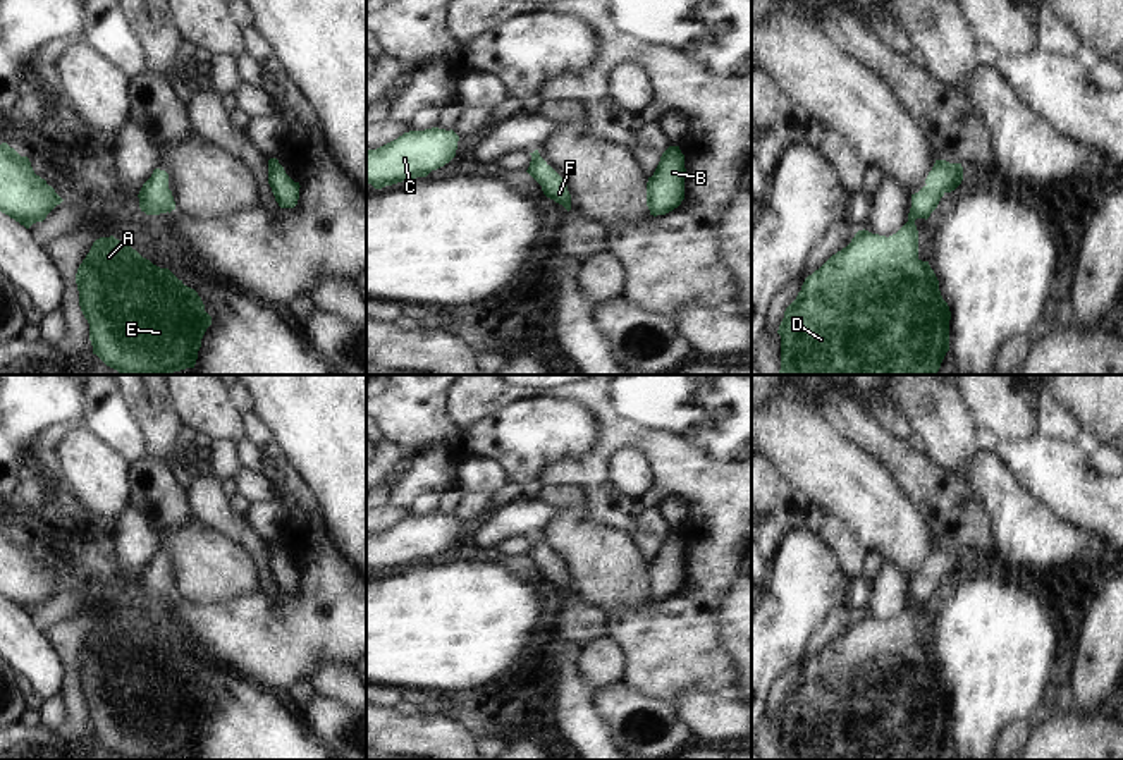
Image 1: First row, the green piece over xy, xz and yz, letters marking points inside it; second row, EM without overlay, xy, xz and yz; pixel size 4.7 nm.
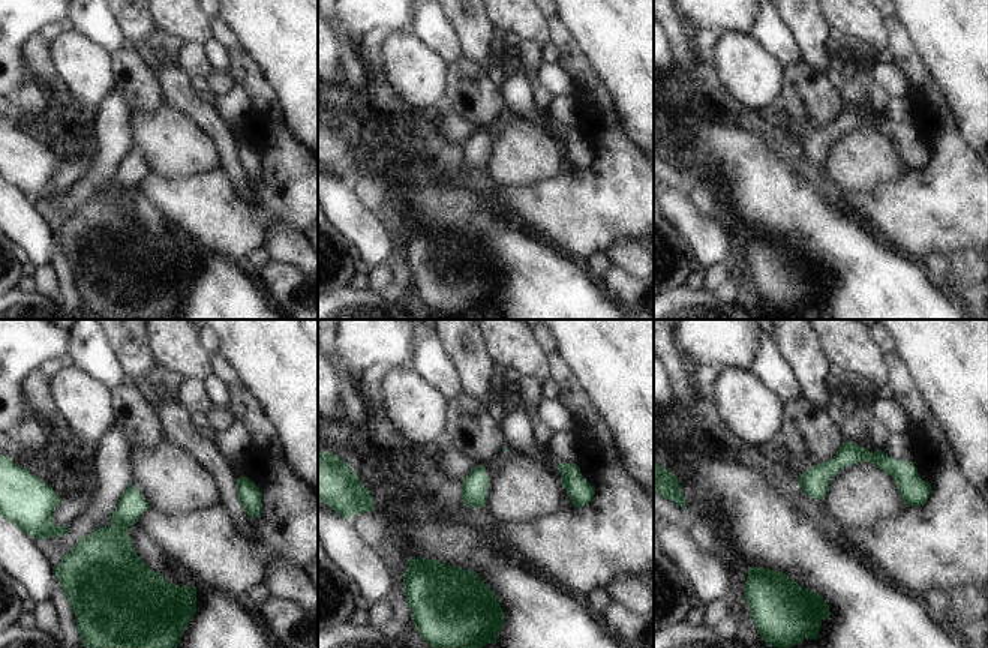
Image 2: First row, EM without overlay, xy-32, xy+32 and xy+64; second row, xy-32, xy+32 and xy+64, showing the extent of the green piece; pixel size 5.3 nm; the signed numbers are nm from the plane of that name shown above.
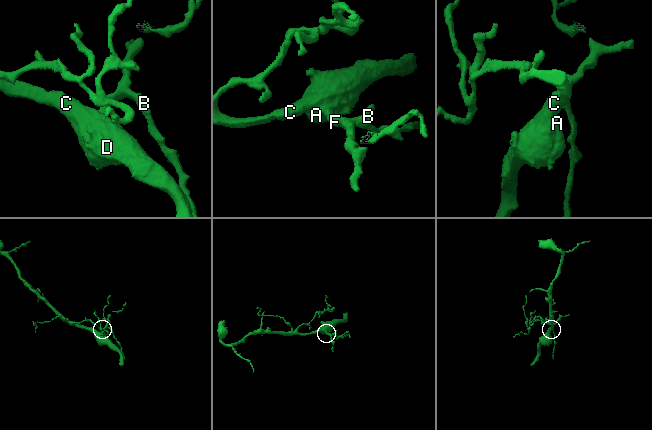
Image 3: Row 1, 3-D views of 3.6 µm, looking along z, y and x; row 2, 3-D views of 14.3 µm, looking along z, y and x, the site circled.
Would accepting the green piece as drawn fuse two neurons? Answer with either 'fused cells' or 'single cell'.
single cell

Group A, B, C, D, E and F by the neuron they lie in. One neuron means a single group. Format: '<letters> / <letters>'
A B C D E F

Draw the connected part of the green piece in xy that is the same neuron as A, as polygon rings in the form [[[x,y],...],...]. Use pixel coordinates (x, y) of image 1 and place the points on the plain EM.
[[[114,621],[93,628],[76,659],[93,739],[120,760],[194,753],[212,702],[198,677]]]

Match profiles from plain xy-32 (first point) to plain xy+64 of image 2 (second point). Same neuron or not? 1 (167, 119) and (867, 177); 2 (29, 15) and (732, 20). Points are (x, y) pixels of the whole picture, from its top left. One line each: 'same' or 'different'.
1: same
2: same

